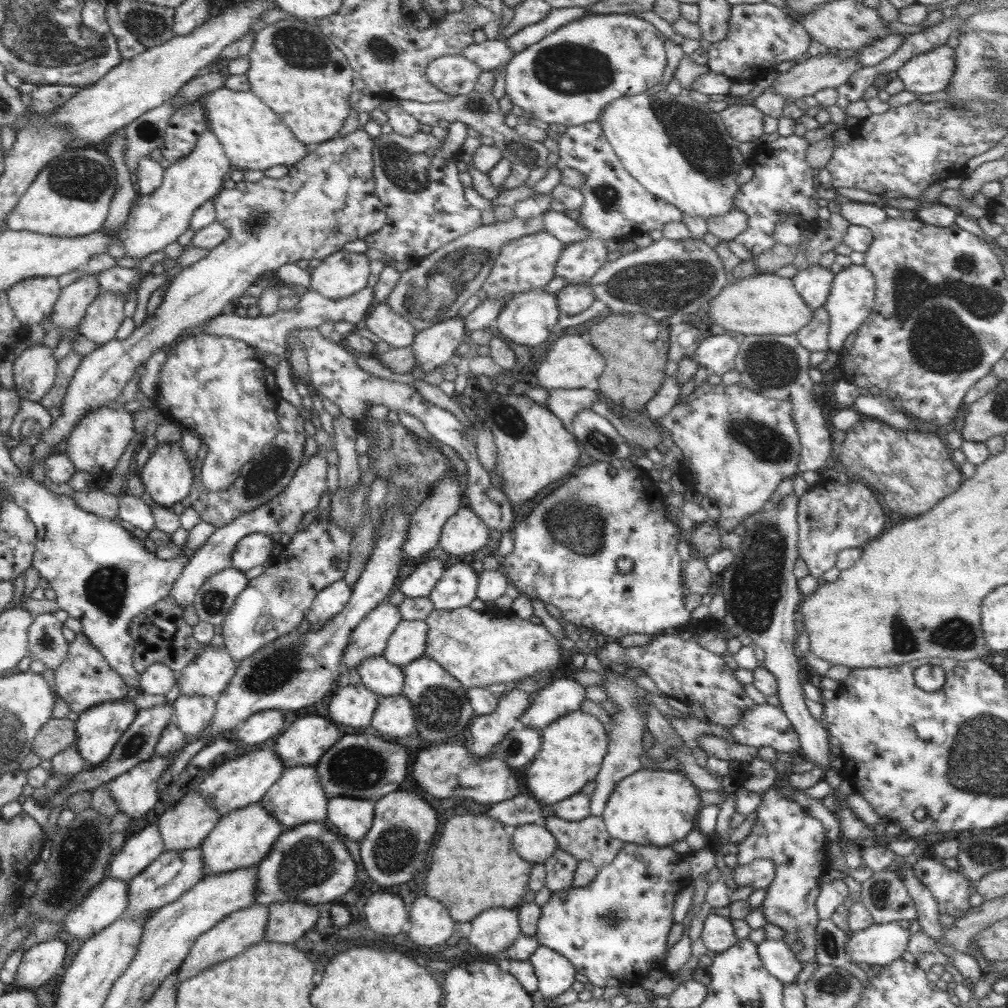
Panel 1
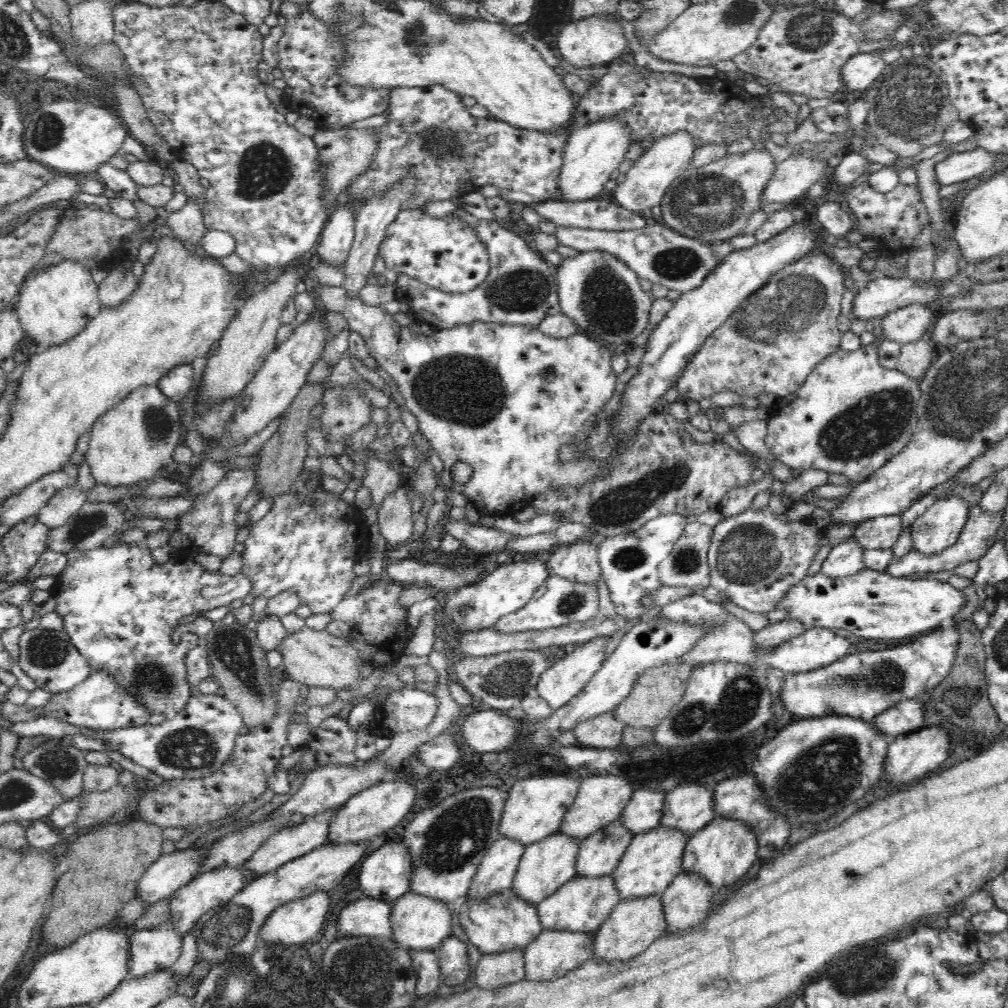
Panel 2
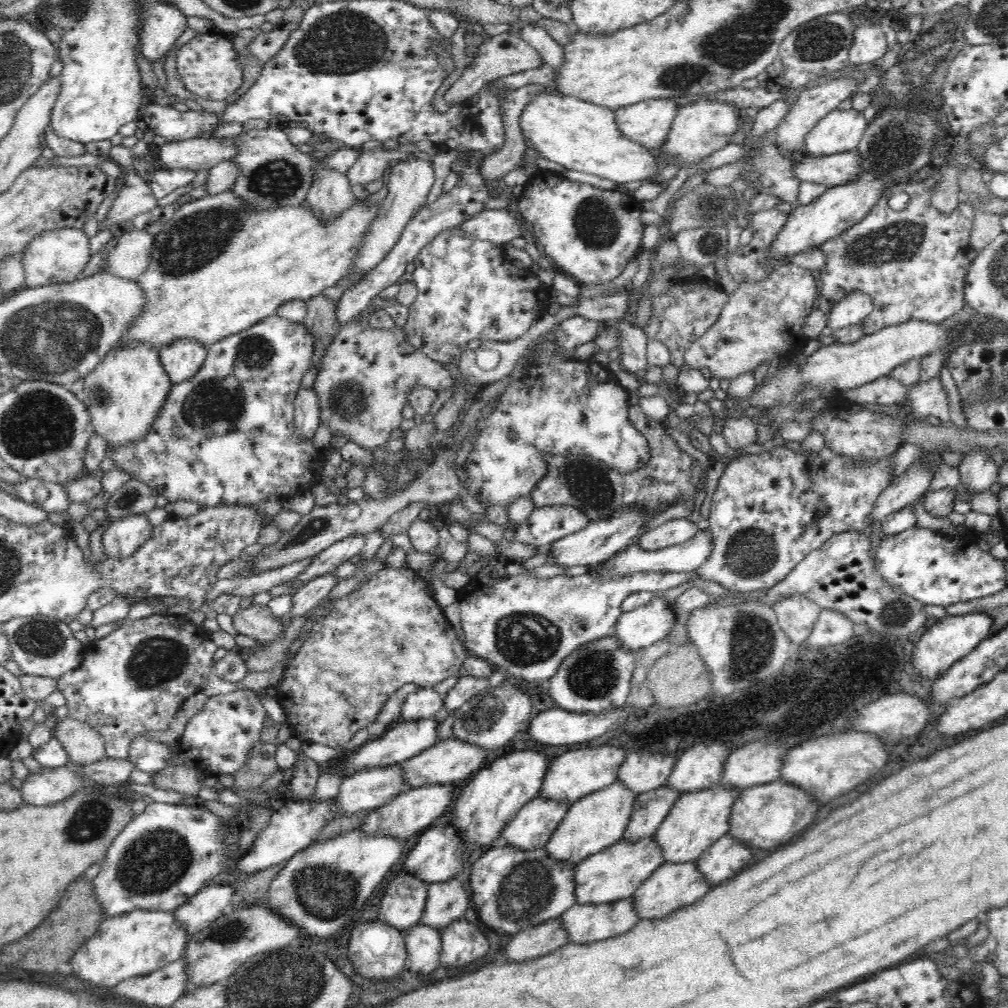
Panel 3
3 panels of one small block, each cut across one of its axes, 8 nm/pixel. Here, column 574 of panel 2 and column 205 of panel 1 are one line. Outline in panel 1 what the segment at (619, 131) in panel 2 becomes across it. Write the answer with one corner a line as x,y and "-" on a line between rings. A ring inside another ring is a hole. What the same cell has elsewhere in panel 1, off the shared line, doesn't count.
210,130
200,134
192,152
163,171
163,181
152,194
137,195
120,235
126,251
124,258
133,258
139,264
150,253
176,242
189,228
194,211
218,194
232,169
219,138

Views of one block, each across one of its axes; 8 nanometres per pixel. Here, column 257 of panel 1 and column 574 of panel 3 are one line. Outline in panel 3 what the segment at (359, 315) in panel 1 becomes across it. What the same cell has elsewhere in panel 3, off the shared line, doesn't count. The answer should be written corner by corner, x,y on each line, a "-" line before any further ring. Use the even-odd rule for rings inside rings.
574,316
563,320
555,332
555,342
564,349
564,355
573,356
574,350
581,344
598,336
598,321
588,320
582,316

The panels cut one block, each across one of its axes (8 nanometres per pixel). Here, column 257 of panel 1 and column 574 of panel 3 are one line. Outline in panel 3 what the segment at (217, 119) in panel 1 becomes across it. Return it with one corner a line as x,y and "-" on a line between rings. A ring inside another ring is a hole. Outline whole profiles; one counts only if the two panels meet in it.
545,89
540,91
524,107
520,127
525,140
537,150
546,160
562,164
568,170
578,170
586,174
595,174
600,178
608,178
614,182
626,184
628,182
642,181
654,176
659,167
658,151
652,151
638,142
632,142
622,135
616,125
616,114
613,109
606,106
582,101
578,97
552,93

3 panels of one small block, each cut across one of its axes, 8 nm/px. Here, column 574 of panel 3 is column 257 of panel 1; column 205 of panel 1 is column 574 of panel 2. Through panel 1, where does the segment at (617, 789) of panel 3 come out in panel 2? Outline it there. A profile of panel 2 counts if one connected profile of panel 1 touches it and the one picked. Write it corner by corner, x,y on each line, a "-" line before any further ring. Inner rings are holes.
558,831
542,838
541,841
525,846
511,886
514,894
518,898
537,906
555,890
564,886
577,874
575,866
579,844
580,840
577,840
577,838
572,838

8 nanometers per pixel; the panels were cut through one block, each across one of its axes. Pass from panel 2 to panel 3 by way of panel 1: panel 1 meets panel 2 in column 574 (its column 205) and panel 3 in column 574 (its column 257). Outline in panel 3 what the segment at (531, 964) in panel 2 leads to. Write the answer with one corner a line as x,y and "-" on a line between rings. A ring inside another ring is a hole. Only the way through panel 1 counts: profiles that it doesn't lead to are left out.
633,898
602,904
578,904
562,913
561,925
567,930
568,941
589,944
624,934
640,921
633,909

